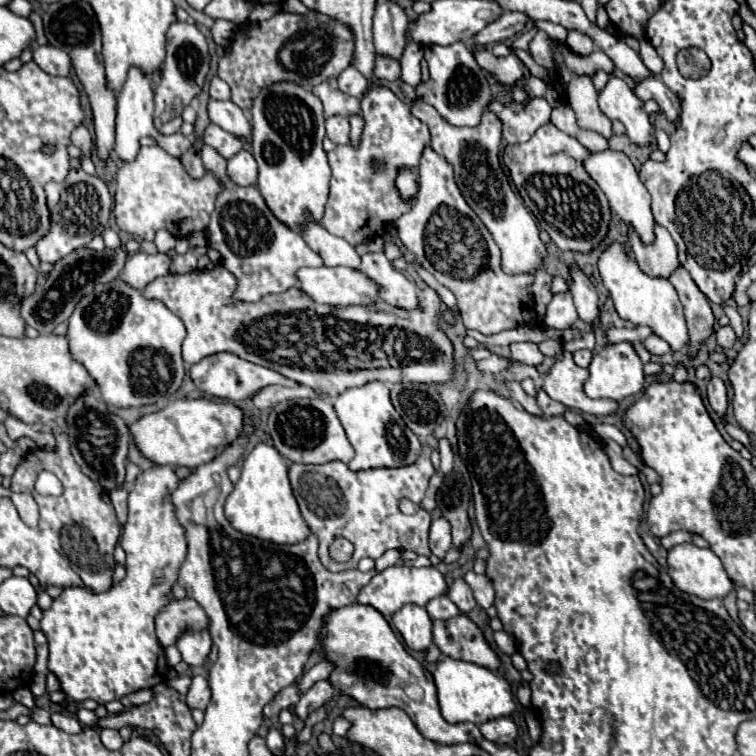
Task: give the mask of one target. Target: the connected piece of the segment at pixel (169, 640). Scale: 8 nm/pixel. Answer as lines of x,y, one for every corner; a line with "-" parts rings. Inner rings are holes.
183,598
183,600
169,602
155,616
155,634
157,634
159,644
163,648
175,645
179,637
179,628
183,628
183,624
191,624
191,628
209,626
209,618
197,600

